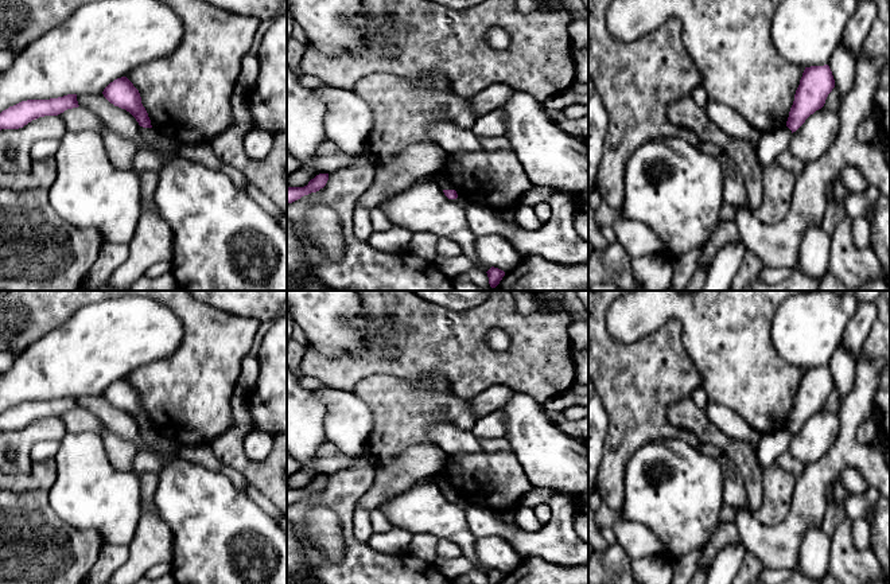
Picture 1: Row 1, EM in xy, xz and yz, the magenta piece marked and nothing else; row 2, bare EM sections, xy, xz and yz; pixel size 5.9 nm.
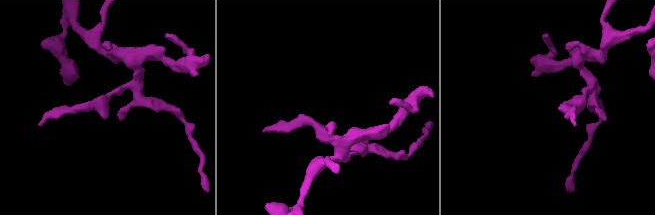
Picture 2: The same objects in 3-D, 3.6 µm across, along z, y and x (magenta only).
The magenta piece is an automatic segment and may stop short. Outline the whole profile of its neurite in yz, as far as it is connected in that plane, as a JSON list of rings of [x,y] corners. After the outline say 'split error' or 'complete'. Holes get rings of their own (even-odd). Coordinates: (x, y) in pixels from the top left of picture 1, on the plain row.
[[[828,366],[805,369],[786,423],[792,435],[824,408],[833,389],[835,381]]] | complete

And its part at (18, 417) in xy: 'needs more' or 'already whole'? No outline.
already whole

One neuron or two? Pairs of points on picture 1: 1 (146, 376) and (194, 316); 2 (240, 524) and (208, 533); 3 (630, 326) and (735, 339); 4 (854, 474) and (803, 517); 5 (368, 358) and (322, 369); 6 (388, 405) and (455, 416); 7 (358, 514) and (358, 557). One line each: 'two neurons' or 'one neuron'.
1: one neuron
2: one neuron
3: one neuron
4: two neurons
5: one neuron
6: one neuron
7: two neurons

